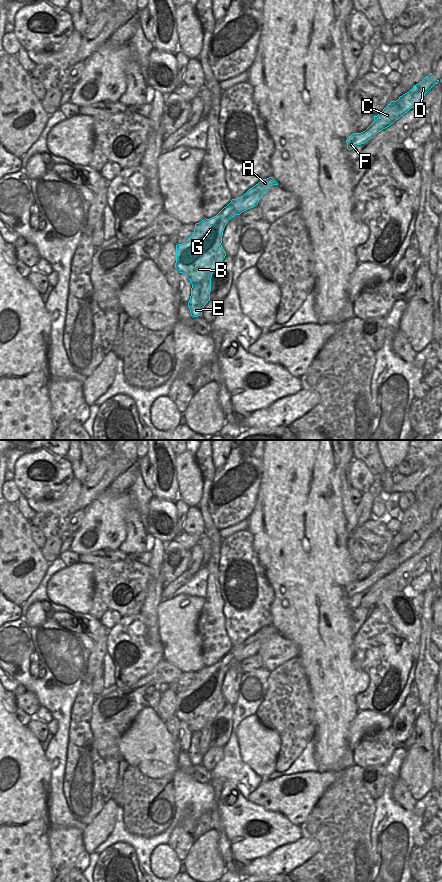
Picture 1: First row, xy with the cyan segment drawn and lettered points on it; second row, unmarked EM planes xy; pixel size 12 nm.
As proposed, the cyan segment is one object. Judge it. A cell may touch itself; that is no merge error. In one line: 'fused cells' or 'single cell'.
fused cells

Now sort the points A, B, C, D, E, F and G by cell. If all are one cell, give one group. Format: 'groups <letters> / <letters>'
groups A B C D F G / E

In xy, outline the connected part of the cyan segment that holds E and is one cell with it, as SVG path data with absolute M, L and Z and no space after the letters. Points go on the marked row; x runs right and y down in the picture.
M212 274L206 277L192 277L190 279L192 288L188 307L193 318L202 315L204 306L210 300L211 278Z

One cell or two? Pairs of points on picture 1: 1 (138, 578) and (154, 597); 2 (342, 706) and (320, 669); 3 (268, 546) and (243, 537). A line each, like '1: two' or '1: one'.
1: two
2: one
3: two

